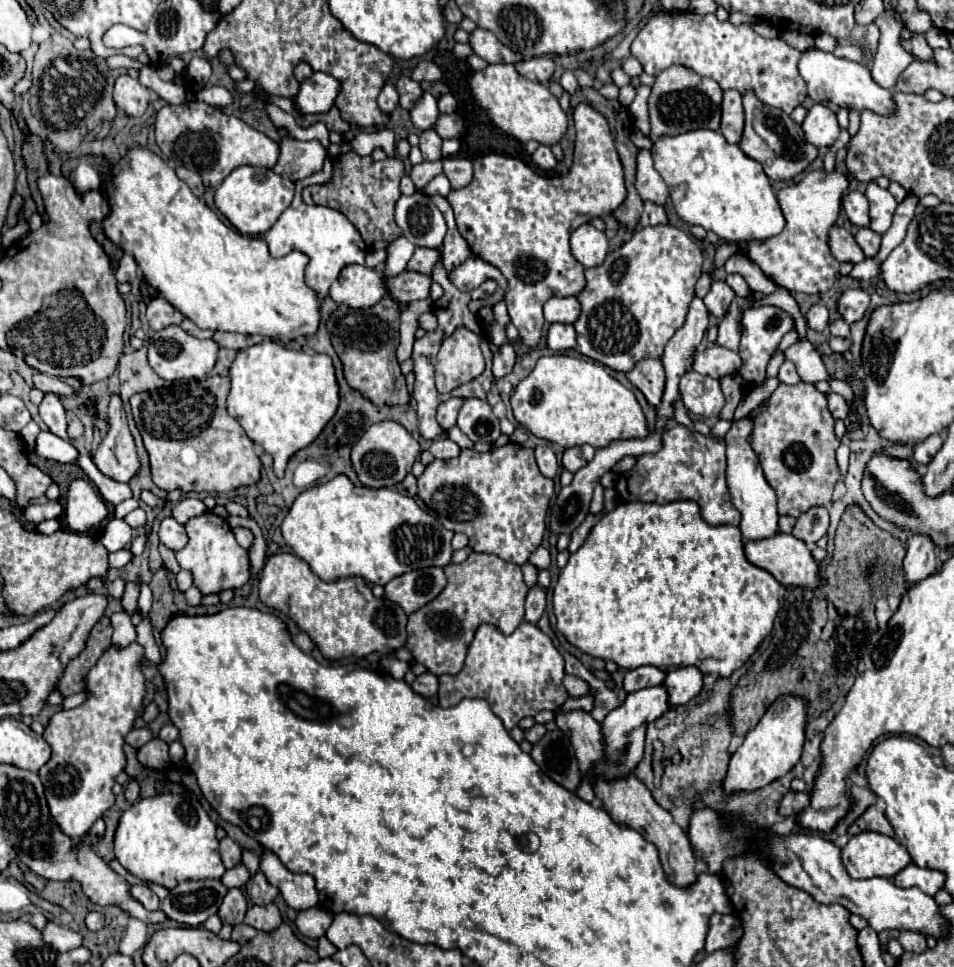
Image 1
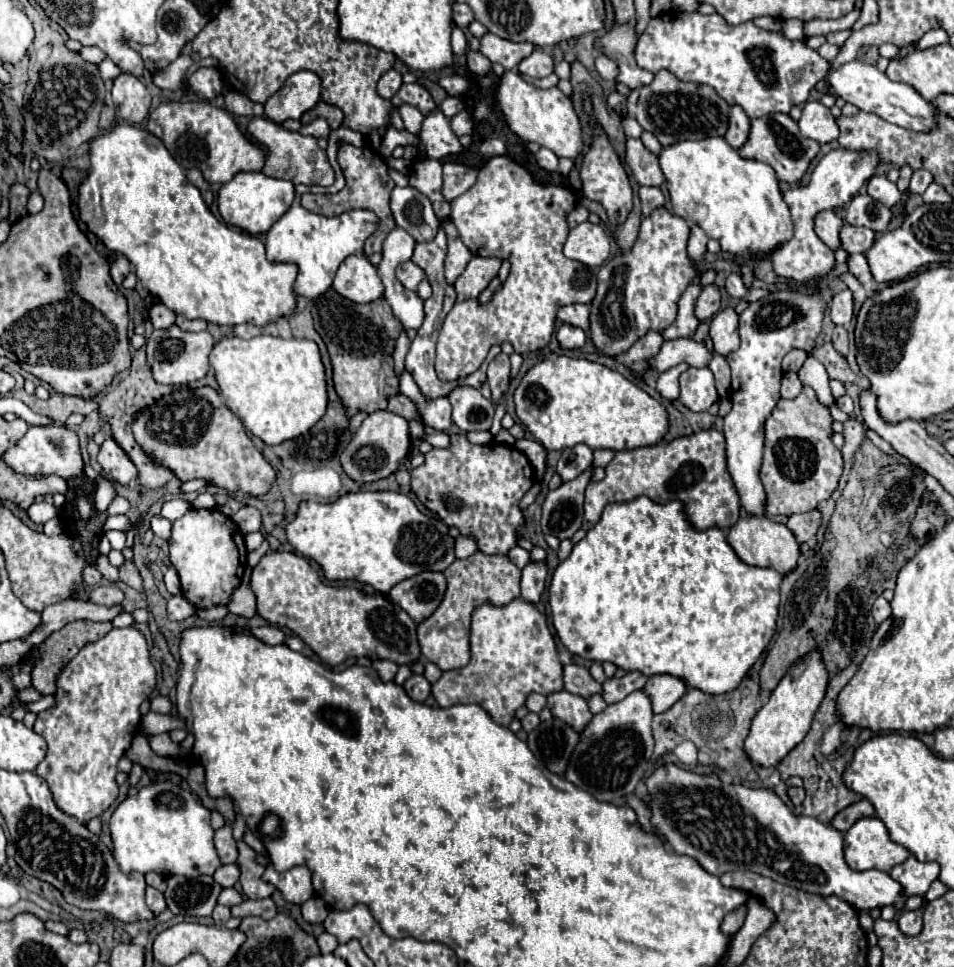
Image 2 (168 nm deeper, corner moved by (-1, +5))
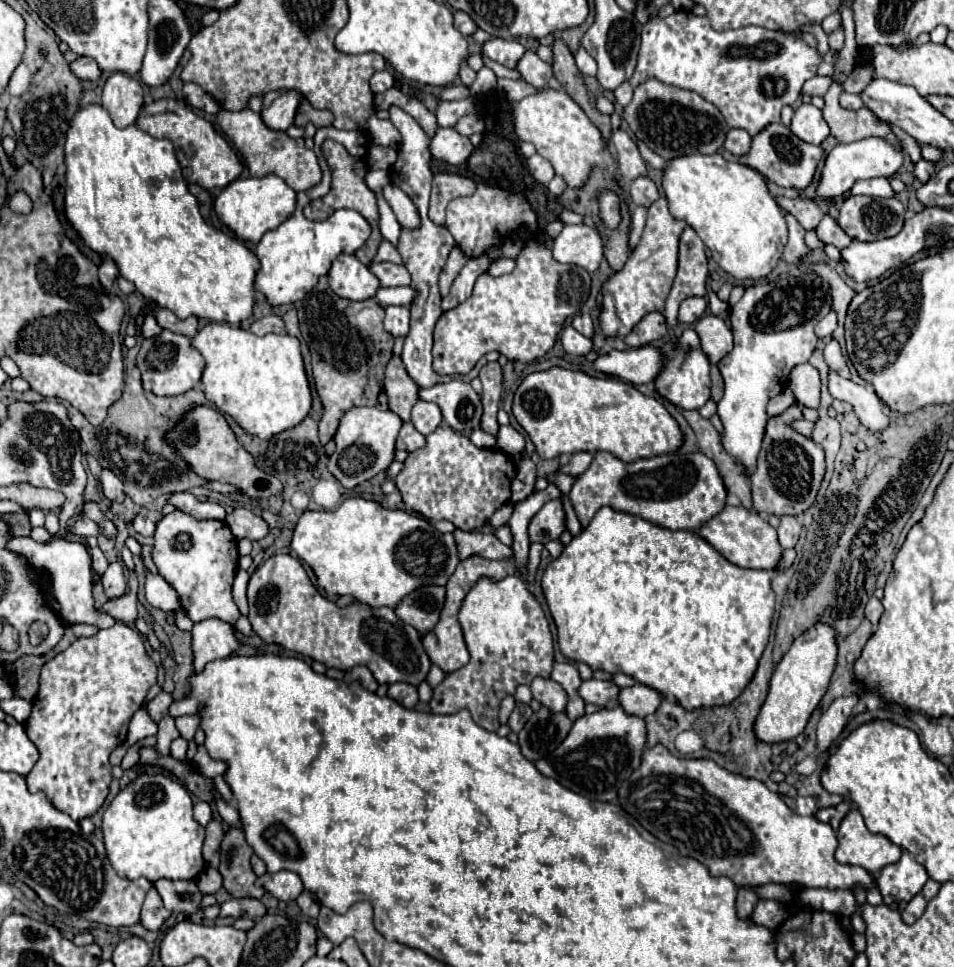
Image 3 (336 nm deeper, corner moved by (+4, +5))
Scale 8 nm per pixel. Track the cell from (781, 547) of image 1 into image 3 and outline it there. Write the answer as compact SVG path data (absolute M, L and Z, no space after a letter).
M727 505L719 515L699 529L699 535L709 541L725 559L739 567L777 569L783 555L783 547L777 541L777 531L767 521L763 521L757 511L749 511L745 507Z

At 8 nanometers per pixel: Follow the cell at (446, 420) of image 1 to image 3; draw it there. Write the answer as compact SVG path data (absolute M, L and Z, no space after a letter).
M417 399L417 403L413 405L413 411L411 411L411 423L415 425L415 429L419 429L419 433L423 433L423 435L433 433L441 421L443 421L443 415L441 415L439 405Z

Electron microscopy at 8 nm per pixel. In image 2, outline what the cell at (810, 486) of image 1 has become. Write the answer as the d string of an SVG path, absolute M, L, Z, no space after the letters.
M804 387L796 399L780 399L774 413L766 421L766 451L760 469L760 481L766 491L766 515L794 515L816 509L816 505L828 499L842 475L842 455L830 441L832 417L828 407L820 405L814 389Z

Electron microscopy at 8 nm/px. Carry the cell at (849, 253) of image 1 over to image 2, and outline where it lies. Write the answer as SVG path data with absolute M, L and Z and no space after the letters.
M824 209L824 211L820 211L820 213L814 217L814 231L816 231L816 235L818 235L830 249L842 247L842 245L840 245L840 237L838 237L842 225L844 225L842 219L838 219L836 213L830 211L830 209Z

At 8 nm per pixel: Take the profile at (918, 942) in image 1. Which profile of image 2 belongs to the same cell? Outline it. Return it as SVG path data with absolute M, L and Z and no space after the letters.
M922 909L904 911L898 919L898 925L904 935L918 935L922 931Z

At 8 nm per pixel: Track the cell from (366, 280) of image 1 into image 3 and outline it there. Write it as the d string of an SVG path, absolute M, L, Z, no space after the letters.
M339 255L329 271L329 287L345 299L365 301L377 293L379 279L355 255Z

